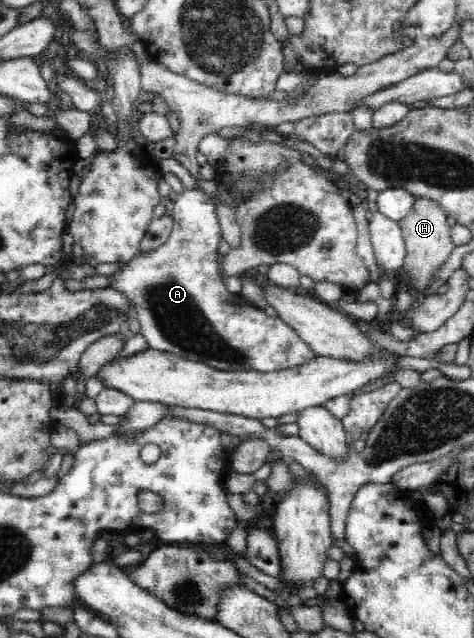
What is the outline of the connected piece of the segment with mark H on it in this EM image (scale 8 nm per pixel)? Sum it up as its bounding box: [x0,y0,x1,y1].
[393,198,454,301]

